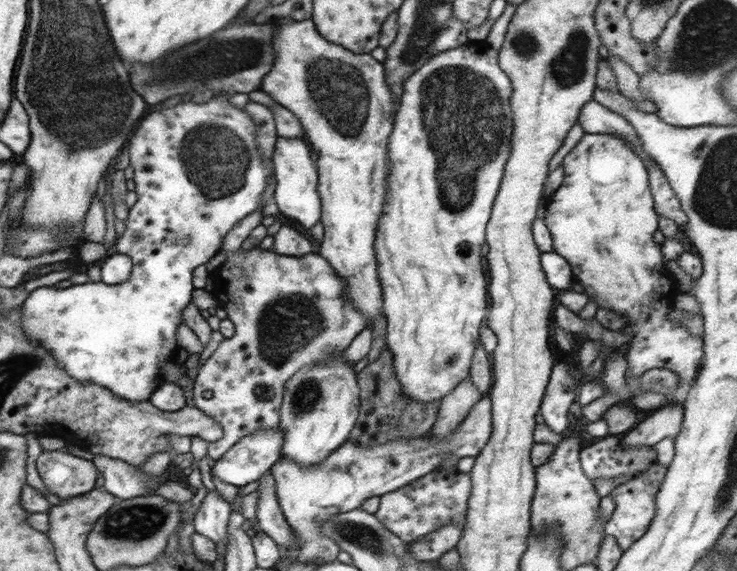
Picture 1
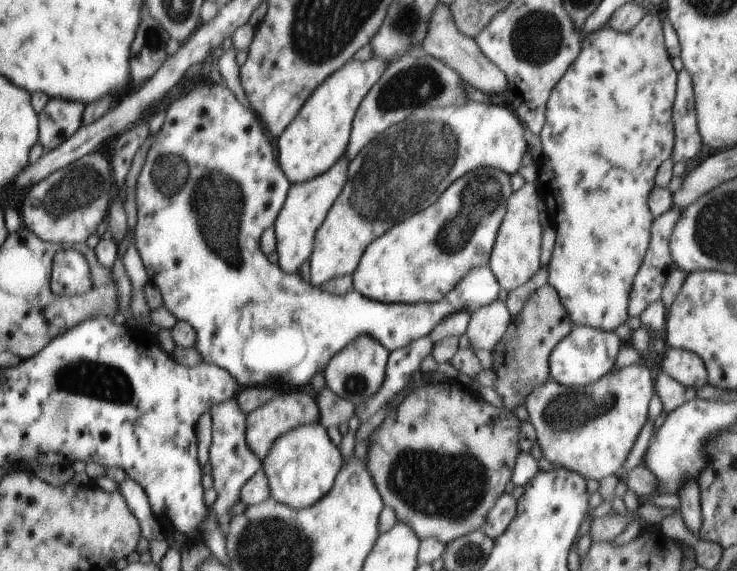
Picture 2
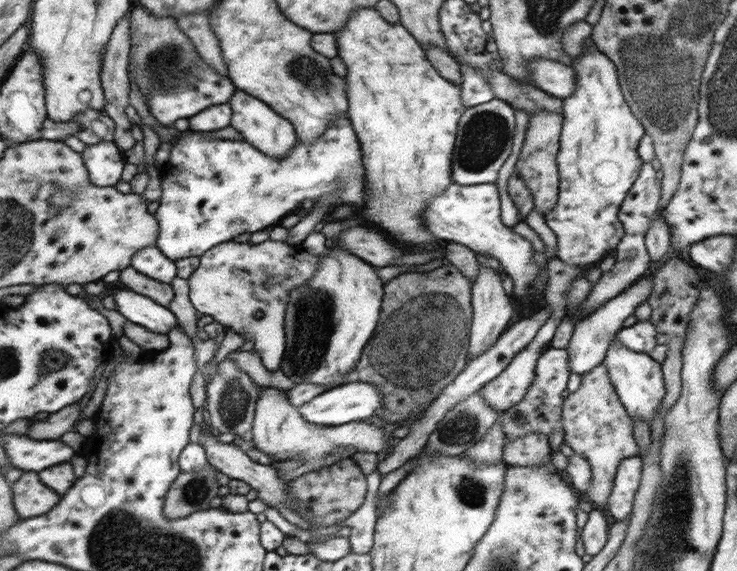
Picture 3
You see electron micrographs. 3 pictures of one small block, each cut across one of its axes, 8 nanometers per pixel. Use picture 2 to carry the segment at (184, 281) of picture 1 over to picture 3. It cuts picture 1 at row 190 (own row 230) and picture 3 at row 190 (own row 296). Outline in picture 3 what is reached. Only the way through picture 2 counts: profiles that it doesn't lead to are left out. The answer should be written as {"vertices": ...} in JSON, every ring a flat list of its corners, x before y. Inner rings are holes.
{"vertices":[[338,117,334,119,324,130,321,135,318,135,311,143,305,143,300,140,296,141,296,144,293,146,293,149,283,158,277,159,263,152,260,152,258,149,255,149,249,142,243,140,235,139,210,139,208,136,202,132,190,132,186,137,180,139,178,143,172,147,170,153,170,158,167,162,167,171,162,172,161,174,161,187,162,195,159,200,159,206,155,215,157,221,160,223,160,233,156,246,158,250,162,251,162,254,165,254,170,260,175,261,176,259,188,258,191,256,202,256,202,254,208,252,213,246,220,244,222,242,228,242,236,238,239,234,244,234,244,232,258,232,262,229,271,229,273,226,280,224,281,220,291,214,294,208,298,208,304,202,304,200,312,200,314,202,318,201,320,198,325,196,325,194,339,194,337,198,336,205,350,205,354,208,354,211,357,212,360,210,360,206,363,206,367,194,365,193,365,182,364,182,364,166,363,166,363,150,361,149,361,144,359,143,356,132,354,132,351,122,346,117],[452,183,448,188,434,197,423,212,423,224,434,236,444,241,454,241,474,252,478,252,503,268,503,272,514,280,513,292,518,296,530,294,539,298,542,292,537,288,537,280,541,277,541,268,533,262,534,249,532,243,512,228,504,225,500,219,500,197,496,183,473,184,462,186]]}

